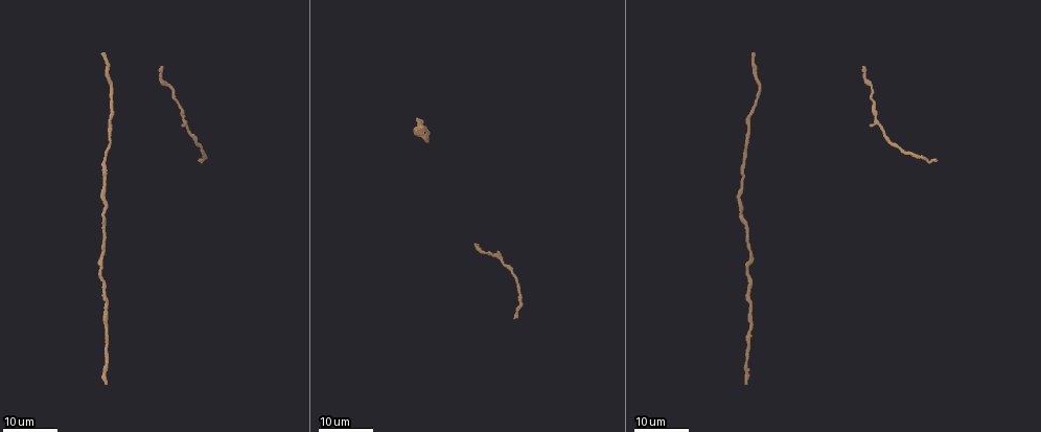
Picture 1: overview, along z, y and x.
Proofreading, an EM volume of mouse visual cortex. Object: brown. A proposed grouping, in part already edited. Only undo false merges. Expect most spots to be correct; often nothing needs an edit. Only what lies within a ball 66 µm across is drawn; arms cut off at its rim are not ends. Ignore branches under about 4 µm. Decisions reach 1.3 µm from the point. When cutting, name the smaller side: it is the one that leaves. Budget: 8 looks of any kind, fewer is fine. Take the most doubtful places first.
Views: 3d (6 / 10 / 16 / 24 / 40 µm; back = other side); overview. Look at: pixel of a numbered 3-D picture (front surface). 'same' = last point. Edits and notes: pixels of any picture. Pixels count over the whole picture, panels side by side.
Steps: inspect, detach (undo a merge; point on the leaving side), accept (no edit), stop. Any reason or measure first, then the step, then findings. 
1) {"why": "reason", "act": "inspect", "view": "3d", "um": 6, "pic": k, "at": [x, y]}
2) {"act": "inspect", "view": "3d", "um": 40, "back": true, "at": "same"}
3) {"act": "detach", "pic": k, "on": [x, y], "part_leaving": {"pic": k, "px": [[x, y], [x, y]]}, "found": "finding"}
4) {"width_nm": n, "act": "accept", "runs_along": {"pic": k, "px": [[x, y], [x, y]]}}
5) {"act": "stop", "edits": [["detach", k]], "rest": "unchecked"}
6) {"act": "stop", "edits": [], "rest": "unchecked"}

{"why": "sudden change in width", "act": "inspect", "view": "3d", "um": 24, "pic": 1, "at": [893, 143]}

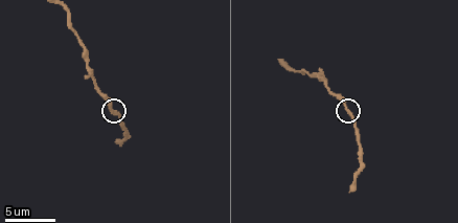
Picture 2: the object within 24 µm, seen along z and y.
{"act": "inspect", "view": "3d", "um": 10, "pic": 2, "at": [346, 107]}

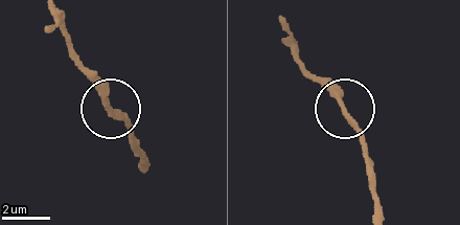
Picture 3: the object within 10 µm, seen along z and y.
{"act": "accept", "found": "all the same neuron"}

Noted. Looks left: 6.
{"why": "sudden change in width", "act": "inspect", "view": "3d", "um": 6, "pic": 2, "at": [77, 39]}

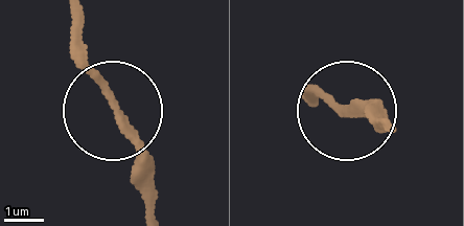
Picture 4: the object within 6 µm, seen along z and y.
{"width_nm": 230, "act": "accept", "found": "all the same neuron"}

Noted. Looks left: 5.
{"act": "inspect", "view": "3d", "um": 16, "pic": 1, "at": [109, 86]}

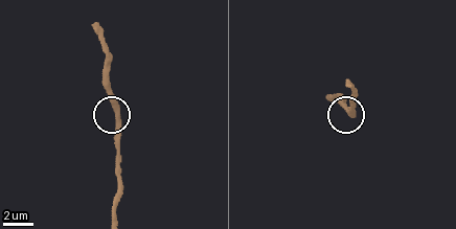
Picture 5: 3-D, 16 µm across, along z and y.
{"why": "closer look", "act": "inspect", "view": "3d", "um": 6, "pic": 5, "at": [115, 114]}

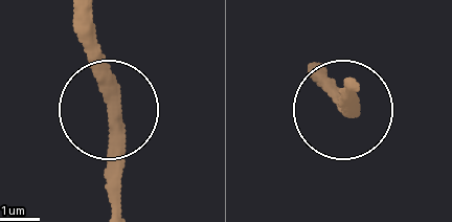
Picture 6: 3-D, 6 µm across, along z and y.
{"act": "accept", "found": "continuous, no second neuron"}

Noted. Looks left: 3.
{"act": "inspect", "view": "3d", "um": 24, "pic": 1, "at": [426, 136]}

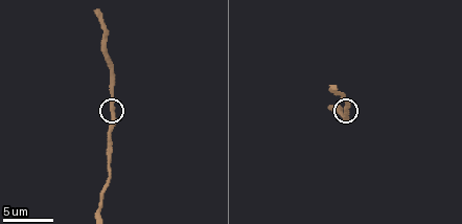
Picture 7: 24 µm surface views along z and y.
{"act": "inspect", "view": "3d", "um": 6, "pic": 7, "at": [346, 108]}

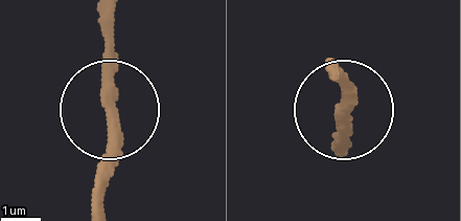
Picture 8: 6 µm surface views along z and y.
{"act": "accept", "runs_along": {"pic": 8, "px": [[115, 124], [105, 97], [105, 10]]}, "found": "continuous, no second neuron"}

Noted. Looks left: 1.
{"act": "stop", "edits": [], "rest": "unchecked"}

